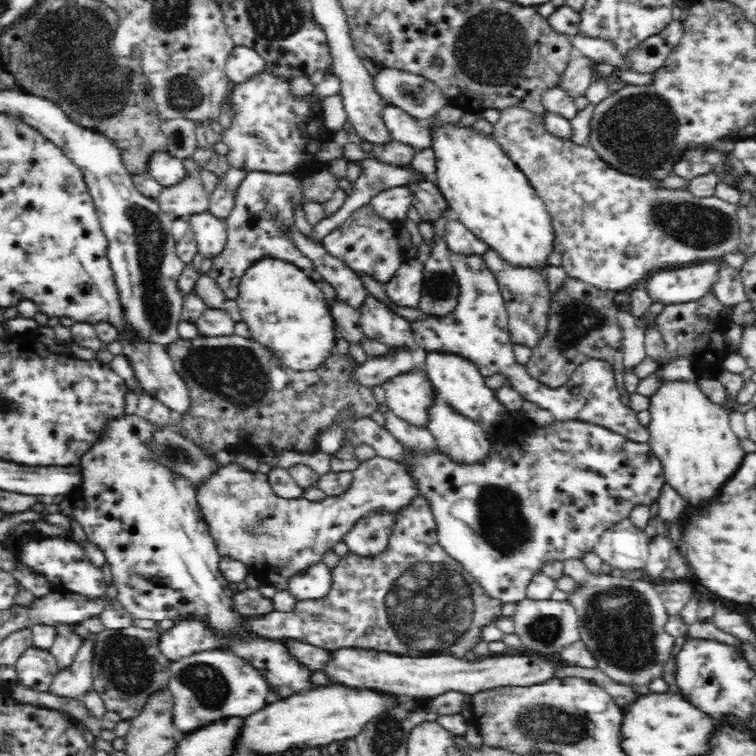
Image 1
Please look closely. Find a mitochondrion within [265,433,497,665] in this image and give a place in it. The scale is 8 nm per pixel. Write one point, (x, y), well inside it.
(434, 601)

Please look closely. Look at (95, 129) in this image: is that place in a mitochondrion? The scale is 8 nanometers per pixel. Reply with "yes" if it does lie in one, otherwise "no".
no

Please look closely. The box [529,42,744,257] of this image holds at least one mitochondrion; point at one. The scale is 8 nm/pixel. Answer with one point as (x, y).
(638, 131)

